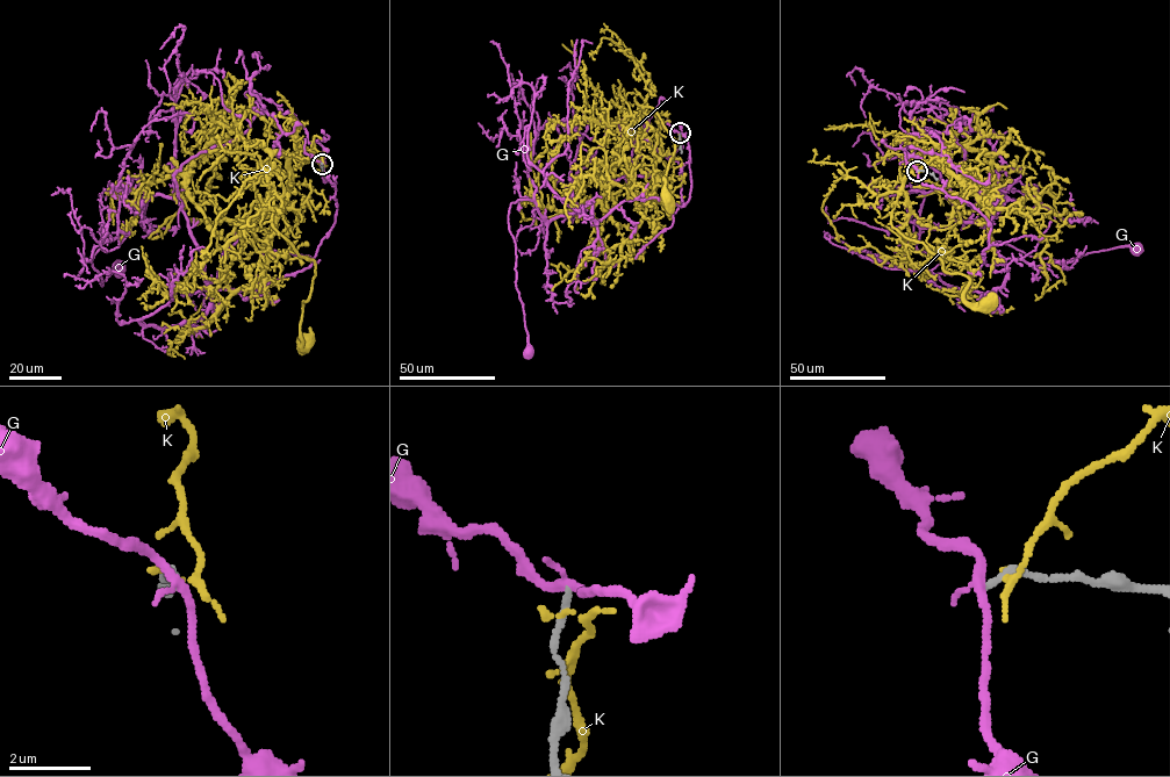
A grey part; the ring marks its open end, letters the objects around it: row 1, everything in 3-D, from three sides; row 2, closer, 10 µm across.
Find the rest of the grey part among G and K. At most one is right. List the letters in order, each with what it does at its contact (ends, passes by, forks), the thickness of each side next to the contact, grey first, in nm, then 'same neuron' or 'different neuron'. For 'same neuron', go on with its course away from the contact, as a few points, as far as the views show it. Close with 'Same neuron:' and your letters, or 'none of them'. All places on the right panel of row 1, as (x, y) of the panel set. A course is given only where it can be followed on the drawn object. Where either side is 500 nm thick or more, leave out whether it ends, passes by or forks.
G: it passes by; 170 nm thick on the grey side, 220 nm on the other; different neuron
K: it passes by; 220 nm thick on the grey side, 120 nm on the other; different neuron
Same neuron: none of them

